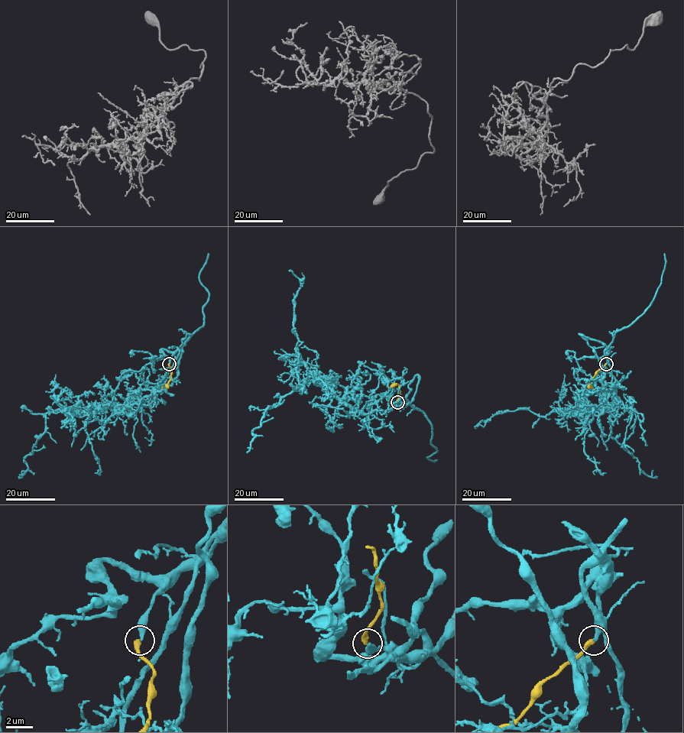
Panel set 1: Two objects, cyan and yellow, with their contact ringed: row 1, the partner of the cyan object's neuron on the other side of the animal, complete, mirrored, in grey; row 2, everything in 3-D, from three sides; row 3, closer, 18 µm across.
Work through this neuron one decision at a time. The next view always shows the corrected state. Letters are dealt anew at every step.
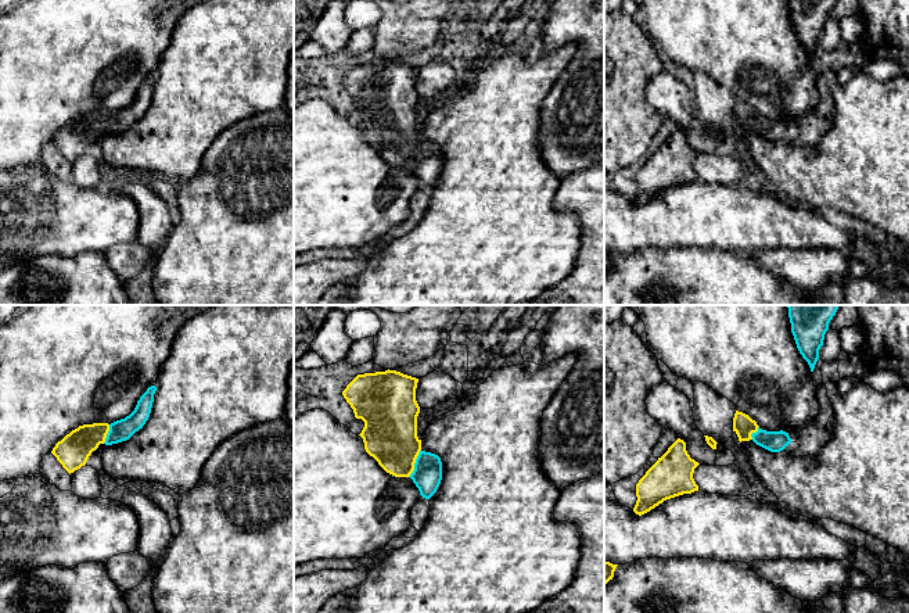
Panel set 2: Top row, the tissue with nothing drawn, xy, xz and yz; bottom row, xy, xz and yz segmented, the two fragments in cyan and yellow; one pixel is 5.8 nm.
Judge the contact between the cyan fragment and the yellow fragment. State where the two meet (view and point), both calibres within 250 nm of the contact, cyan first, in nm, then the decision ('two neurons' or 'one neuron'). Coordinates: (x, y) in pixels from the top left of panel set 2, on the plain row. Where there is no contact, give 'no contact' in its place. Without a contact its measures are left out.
contact xz (415, 153); calibres 170 and 320 nm; one neuron

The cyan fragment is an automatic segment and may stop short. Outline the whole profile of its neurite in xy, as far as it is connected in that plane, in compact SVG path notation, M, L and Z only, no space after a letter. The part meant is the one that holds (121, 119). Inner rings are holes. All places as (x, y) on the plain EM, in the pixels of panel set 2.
M155 75L147 78L140 86L134 100L125 108L108 112L83 114L67 123L55 133L51 143L71 164L86 154L93 140L100 133L112 135L129 129L136 121L143 118L150 107Z

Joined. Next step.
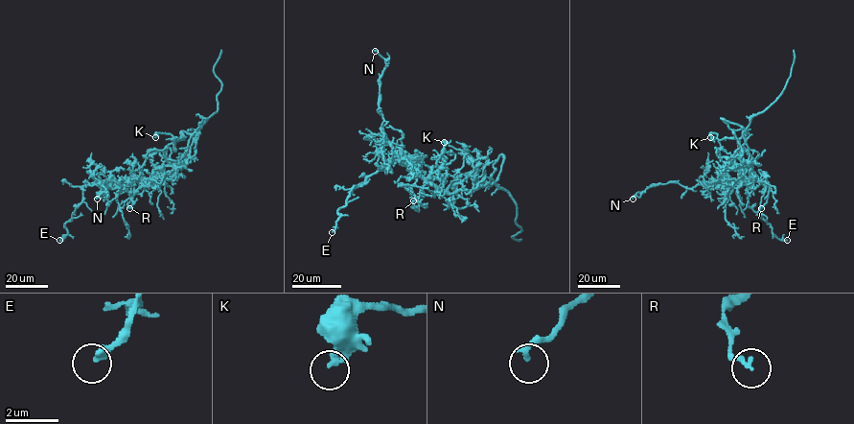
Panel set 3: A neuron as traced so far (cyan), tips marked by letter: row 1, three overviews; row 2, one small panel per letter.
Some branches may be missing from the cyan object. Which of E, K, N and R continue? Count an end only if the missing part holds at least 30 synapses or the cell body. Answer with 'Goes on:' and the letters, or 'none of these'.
Goes on: none of these

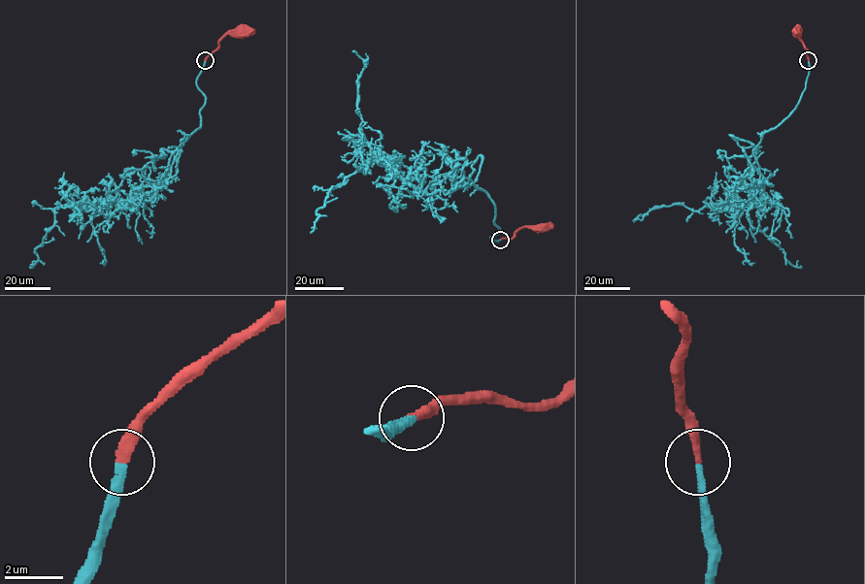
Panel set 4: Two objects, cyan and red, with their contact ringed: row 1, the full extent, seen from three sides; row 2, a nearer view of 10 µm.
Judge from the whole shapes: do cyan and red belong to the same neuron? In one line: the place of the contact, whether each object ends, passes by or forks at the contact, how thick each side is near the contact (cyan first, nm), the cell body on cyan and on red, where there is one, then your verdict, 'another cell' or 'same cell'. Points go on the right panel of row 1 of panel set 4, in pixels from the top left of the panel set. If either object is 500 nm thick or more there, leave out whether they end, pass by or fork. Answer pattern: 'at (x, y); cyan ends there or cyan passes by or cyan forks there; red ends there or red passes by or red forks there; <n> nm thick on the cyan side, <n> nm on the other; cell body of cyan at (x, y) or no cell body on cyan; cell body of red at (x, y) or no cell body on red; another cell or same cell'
at (808, 60); cyan ends there; red ends there; 240 nm thick on the cyan side, 320 nm on the other; no cell body on cyan; cell body of red at (797, 31); same cell

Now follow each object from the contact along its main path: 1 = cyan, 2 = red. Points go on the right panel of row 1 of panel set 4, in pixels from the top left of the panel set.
1: (808, 61), (798, 104), (753, 150), (766, 194), (730, 205), (755, 206), (759, 228), (802, 267)
2: (808, 61), (807, 49), (797, 32)

